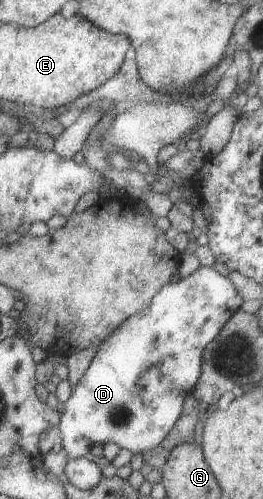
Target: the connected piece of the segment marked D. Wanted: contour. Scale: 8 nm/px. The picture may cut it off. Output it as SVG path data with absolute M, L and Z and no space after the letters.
M201 266L180 282L168 284L156 294L150 308L126 320L100 345L100 350L78 386L74 386L59 425L59 441L70 458L88 457L95 445L118 444L133 455L158 448L182 417L184 404L193 395L203 372L204 350L244 305L244 298L228 276Z

